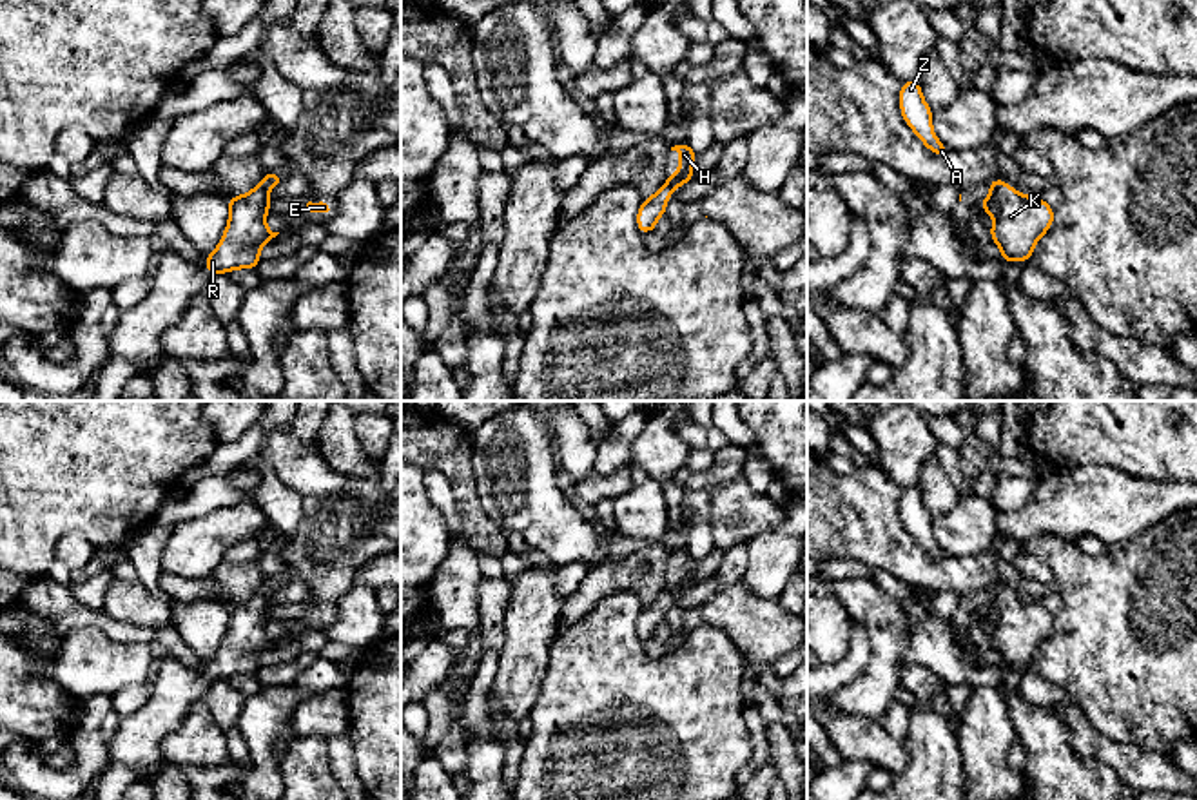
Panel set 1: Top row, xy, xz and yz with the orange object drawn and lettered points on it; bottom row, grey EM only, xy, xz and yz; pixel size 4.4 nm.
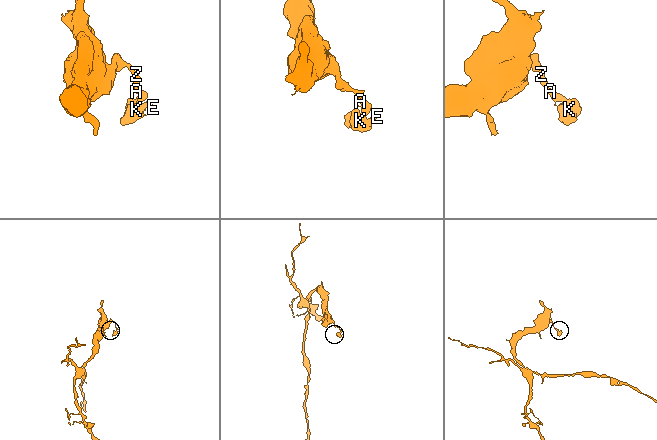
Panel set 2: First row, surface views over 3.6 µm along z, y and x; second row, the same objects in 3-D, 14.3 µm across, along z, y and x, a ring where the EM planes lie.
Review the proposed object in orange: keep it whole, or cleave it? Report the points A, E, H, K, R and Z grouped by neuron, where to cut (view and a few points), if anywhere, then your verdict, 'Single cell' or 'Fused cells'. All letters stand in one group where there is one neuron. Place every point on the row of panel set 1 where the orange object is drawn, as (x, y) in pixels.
Groups: A H Z / E K R. Split along xy (260, 185), (265, 193). Fused cells

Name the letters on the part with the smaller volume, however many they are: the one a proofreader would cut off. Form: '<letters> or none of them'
E, K, R

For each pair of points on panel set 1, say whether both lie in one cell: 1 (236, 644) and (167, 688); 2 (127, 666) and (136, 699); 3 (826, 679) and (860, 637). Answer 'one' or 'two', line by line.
1: one
2: two
3: one

